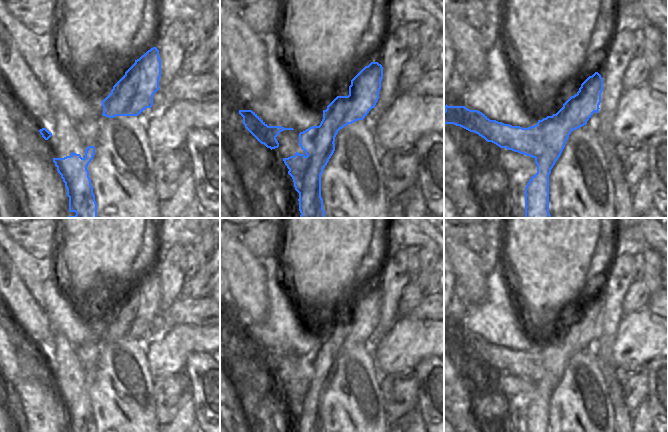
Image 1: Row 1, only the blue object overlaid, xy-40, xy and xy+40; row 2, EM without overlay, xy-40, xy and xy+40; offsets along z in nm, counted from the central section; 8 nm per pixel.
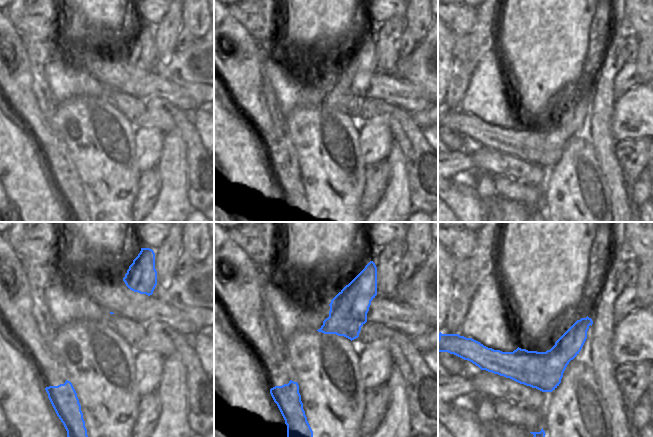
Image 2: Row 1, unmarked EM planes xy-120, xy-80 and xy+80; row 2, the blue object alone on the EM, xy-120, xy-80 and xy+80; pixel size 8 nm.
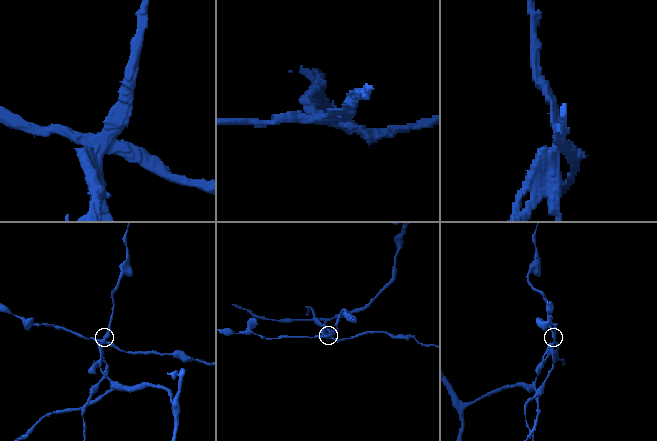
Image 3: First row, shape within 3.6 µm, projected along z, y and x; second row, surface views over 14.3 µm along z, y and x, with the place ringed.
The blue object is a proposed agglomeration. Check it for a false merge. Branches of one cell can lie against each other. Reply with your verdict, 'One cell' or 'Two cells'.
Two cells.

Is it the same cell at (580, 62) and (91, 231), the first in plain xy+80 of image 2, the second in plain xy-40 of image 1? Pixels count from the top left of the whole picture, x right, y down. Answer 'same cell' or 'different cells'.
same cell

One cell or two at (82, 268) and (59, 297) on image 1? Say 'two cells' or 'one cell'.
two cells

